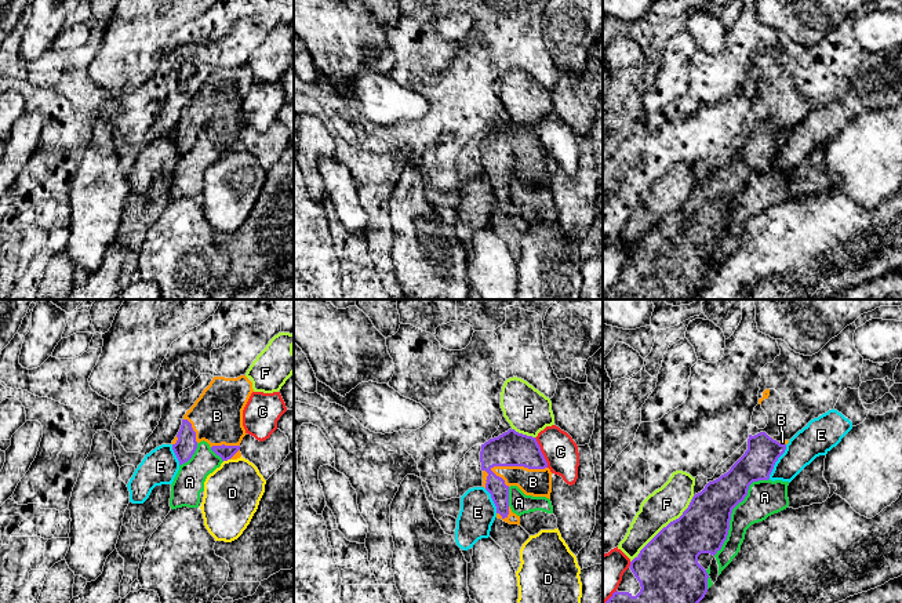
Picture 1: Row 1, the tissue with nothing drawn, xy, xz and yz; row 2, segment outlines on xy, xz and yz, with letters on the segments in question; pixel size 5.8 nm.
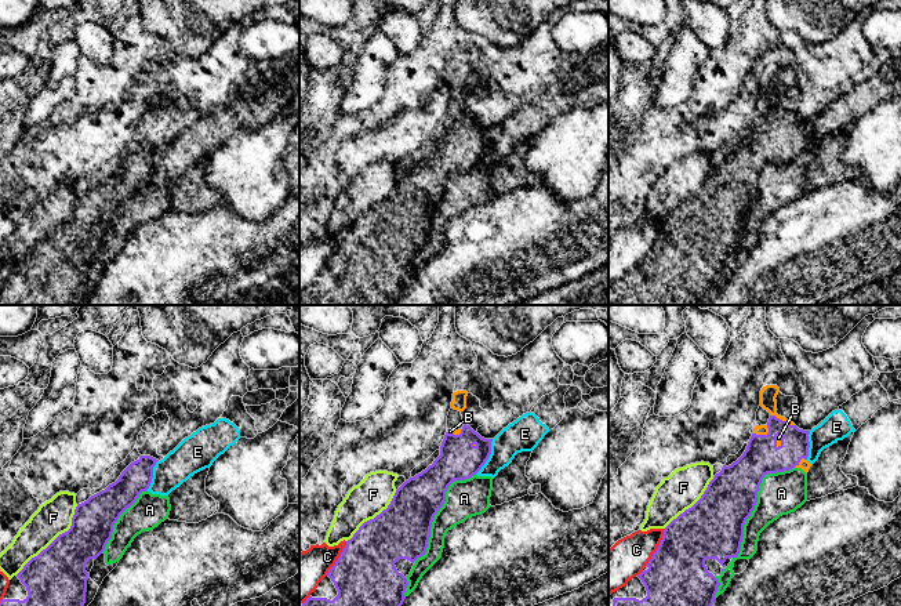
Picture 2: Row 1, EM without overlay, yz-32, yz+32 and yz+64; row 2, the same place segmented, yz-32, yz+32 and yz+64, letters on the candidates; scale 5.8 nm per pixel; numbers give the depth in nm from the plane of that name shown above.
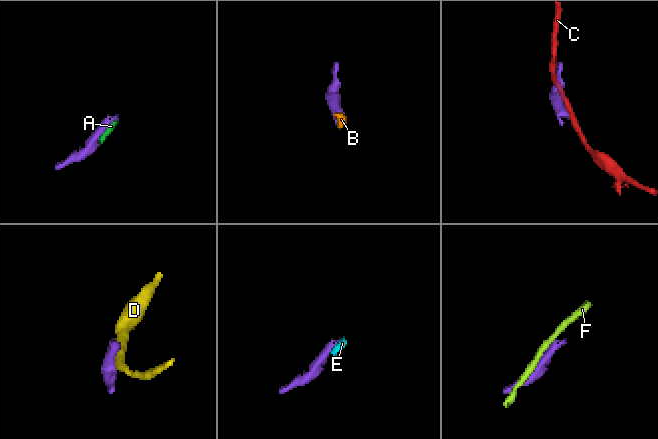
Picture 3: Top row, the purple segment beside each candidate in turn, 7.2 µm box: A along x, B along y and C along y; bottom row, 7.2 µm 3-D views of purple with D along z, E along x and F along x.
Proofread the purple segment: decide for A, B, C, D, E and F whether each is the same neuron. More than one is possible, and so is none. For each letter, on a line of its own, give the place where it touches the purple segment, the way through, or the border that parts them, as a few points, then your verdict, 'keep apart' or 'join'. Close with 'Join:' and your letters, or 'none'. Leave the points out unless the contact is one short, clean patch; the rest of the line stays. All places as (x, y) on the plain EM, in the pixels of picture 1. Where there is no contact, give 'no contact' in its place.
A: contact yz (731, 202); keep apart
B: contact xz (517, 156); join
C: contact xz (541, 144); keep apart
D: contact xy (226, 151); keep apart
E: contact yz (777, 151); keep apart
F: contact yz (669, 214); keep apart
Join: B

